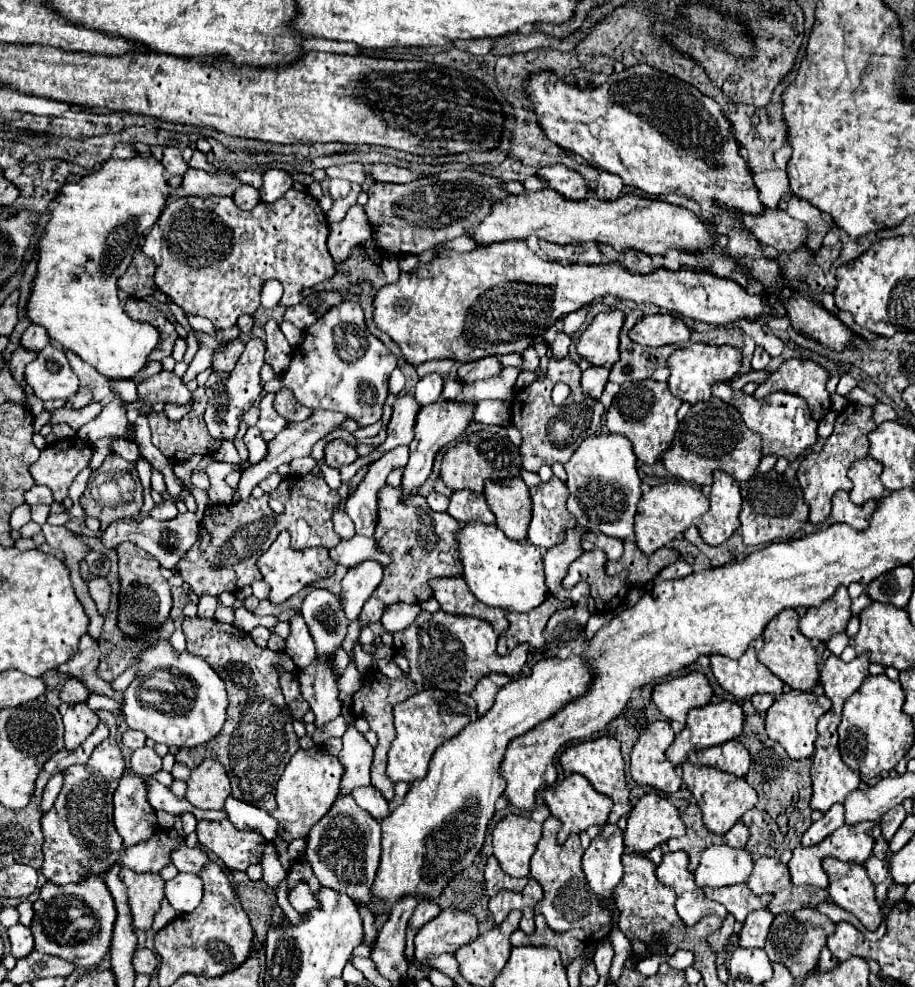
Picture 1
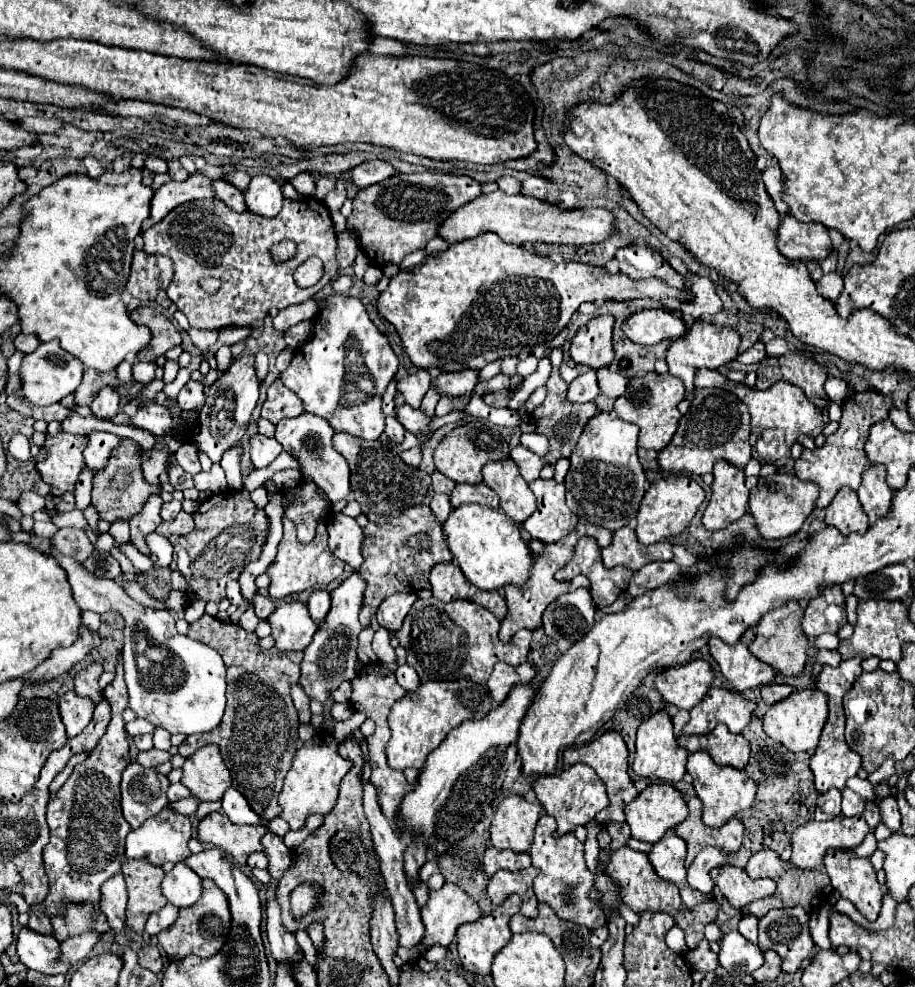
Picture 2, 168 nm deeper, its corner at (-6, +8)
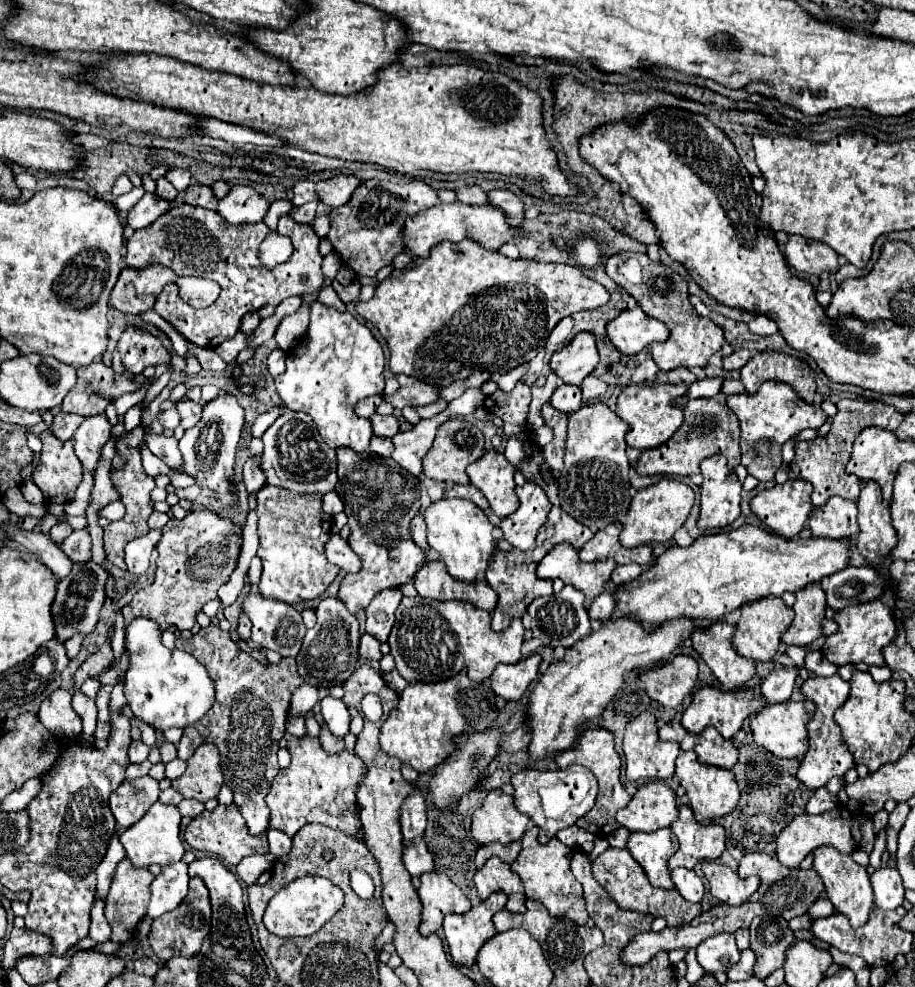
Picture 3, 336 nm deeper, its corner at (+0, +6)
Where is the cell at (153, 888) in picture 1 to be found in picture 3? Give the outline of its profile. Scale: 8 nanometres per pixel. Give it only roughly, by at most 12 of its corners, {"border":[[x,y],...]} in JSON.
{"border":[[123,858],[105,902],[113,942],[129,942],[155,876]]}

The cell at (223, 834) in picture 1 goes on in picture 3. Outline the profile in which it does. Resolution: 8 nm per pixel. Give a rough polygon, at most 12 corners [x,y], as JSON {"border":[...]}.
{"border":[[237,806],[205,810],[185,828],[193,850],[237,866],[267,854],[253,838]]}

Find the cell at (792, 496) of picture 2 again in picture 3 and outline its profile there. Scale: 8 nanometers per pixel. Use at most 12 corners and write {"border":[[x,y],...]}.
{"border":[[787,480],[753,496],[773,534],[795,538],[813,510],[813,486]]}

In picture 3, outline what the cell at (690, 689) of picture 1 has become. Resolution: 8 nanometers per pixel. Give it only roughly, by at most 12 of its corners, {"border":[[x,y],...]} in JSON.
{"border":[[675,656],[641,674],[645,692],[679,708],[697,684],[697,662]]}

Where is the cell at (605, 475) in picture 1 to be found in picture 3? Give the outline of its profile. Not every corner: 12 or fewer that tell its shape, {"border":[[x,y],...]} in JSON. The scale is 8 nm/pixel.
{"border":[[605,404],[569,414],[561,508],[593,532],[631,502],[629,426]]}

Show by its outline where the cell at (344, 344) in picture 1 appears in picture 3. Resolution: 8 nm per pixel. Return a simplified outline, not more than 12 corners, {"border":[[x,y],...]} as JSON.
{"border":[[315,302],[275,378],[327,446],[365,452],[355,414],[385,354],[355,316]]}

